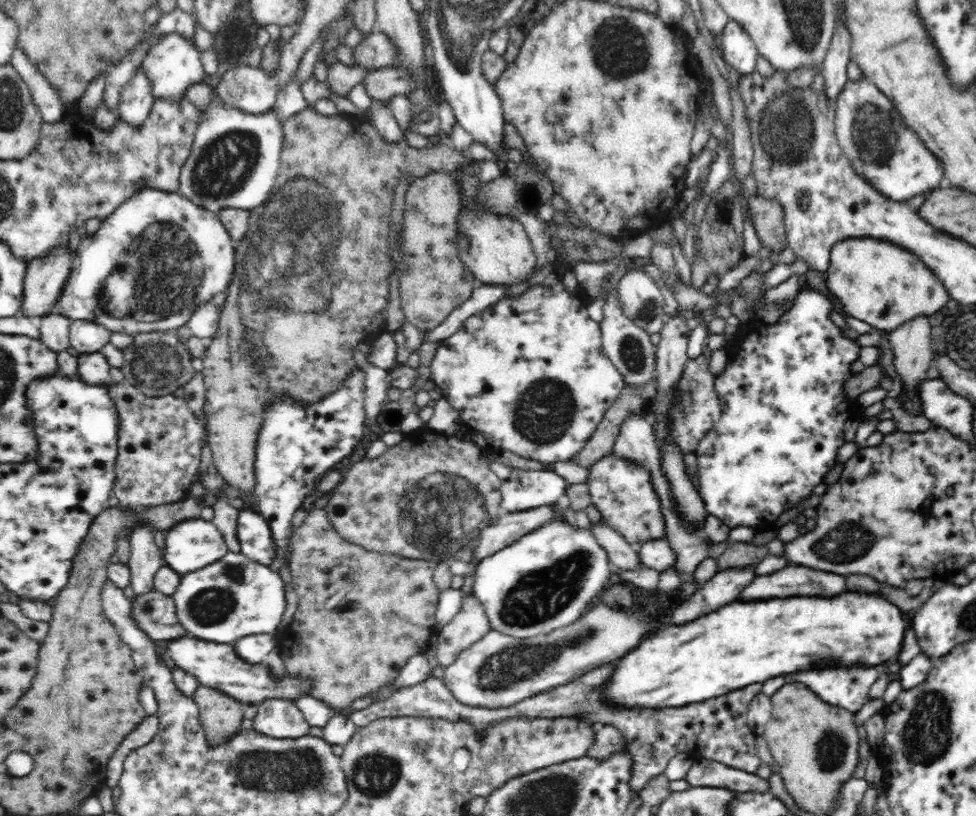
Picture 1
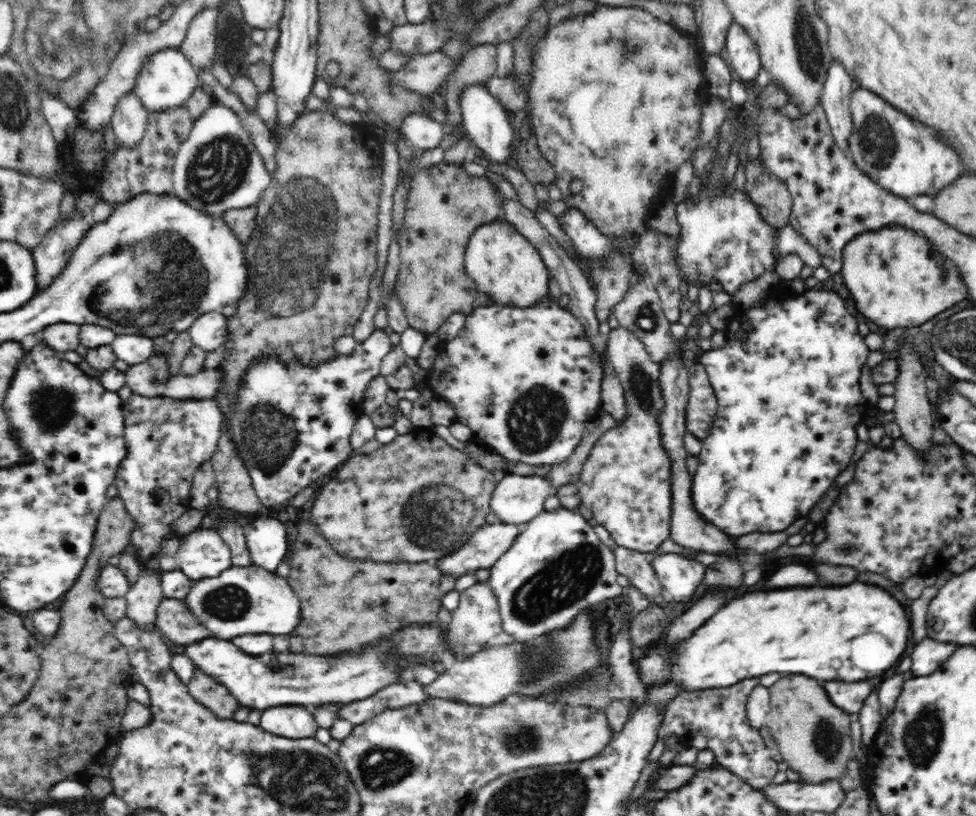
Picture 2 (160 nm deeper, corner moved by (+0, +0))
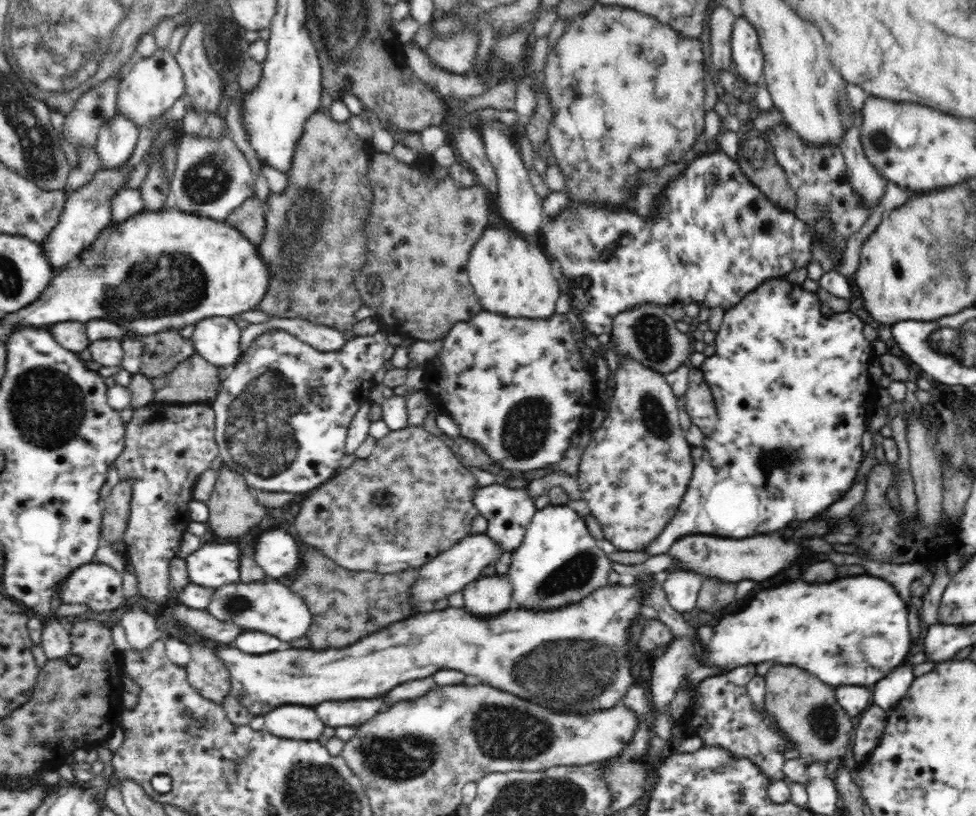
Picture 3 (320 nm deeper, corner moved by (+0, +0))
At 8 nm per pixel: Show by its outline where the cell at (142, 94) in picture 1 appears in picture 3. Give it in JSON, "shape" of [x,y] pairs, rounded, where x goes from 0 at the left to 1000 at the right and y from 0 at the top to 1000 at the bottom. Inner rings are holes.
{"shape":[[[120,138],[101,161],[96,181],[102,203],[95,207],[109,210],[129,201],[139,181],[141,167],[142,157]]]}

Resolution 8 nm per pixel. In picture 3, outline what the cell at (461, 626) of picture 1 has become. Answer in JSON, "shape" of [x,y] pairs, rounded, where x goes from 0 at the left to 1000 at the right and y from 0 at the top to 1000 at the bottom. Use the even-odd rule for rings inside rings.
{"shape":[[[515,703],[492,706],[472,724],[475,745],[490,756],[506,756],[527,743],[526,723],[525,713]]]}

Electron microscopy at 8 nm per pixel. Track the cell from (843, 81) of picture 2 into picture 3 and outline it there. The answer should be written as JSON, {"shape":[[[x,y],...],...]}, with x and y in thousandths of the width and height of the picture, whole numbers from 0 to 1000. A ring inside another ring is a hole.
{"shape":[[[873,153],[871,162],[861,174],[861,183],[869,203],[869,214],[872,218],[873,233],[881,238],[885,251],[894,254],[901,243],[906,240],[910,221],[893,205],[892,199],[886,192],[882,174],[882,159]]]}

